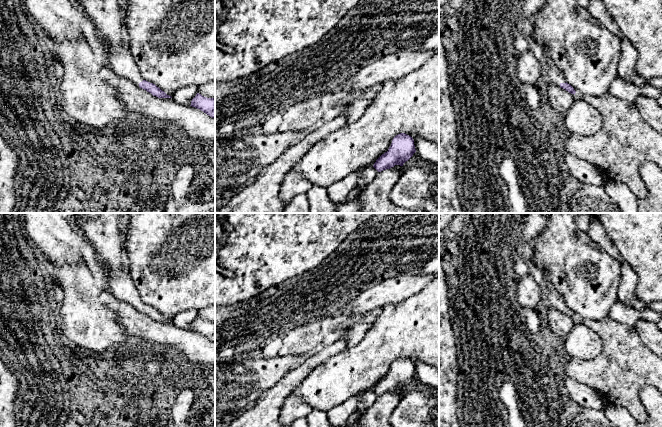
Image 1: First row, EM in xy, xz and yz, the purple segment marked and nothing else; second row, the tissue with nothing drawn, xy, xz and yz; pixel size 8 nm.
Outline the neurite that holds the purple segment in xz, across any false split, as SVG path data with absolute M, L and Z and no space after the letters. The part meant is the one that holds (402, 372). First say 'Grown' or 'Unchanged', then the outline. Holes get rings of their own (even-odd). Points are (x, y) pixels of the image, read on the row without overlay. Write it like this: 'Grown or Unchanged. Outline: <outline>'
Unchanged. Outline: M400 357L393 362L388 375L376 384L373 391L378 396L381 396L395 389L403 390L415 376L416 373L413 362L405 357Z

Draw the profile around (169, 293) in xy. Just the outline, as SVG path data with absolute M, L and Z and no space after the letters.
M129 213L124 254L142 302L171 320L189 309L215 305L215 213Z

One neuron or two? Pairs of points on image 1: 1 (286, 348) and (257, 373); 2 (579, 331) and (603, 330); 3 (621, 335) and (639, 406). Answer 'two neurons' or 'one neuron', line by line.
1: two neurons
2: two neurons
3: one neuron

